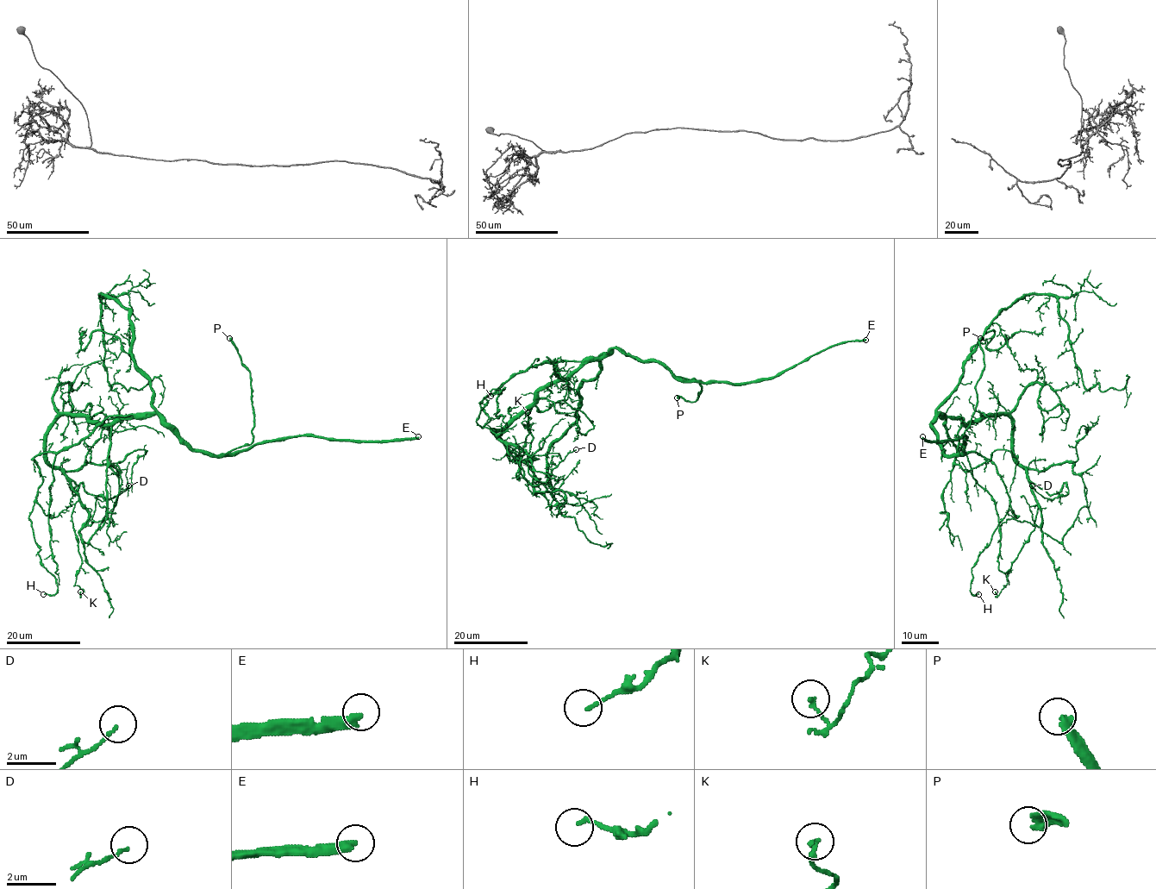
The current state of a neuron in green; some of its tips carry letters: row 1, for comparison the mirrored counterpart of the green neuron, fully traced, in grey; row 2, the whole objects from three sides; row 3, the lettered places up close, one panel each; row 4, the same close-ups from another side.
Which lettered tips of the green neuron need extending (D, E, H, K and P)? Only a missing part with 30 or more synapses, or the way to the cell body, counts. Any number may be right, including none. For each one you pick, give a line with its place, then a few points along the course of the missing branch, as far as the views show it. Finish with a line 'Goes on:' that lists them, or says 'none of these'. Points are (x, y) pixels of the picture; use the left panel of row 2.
E: Place: (418, 436)
P: Place: (229, 338). Course of what is missing: (229, 338), (221, 325), (206, 279), (196, 269)
Goes on: E, P

